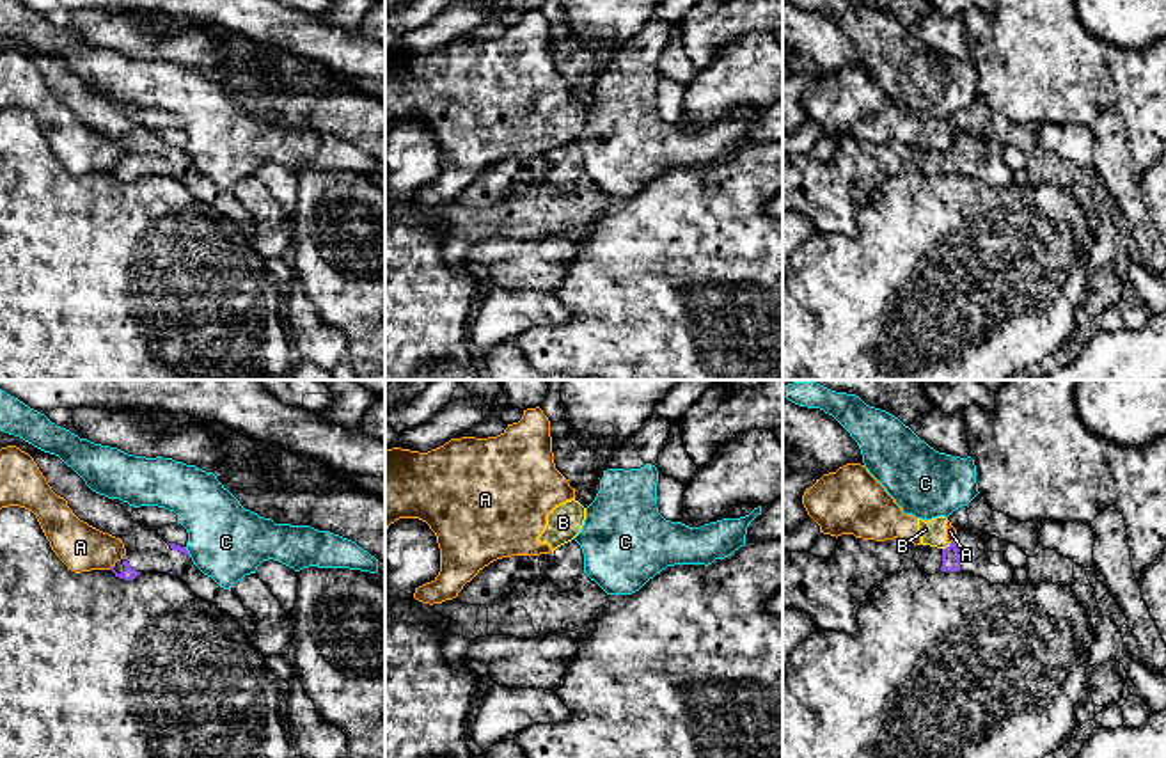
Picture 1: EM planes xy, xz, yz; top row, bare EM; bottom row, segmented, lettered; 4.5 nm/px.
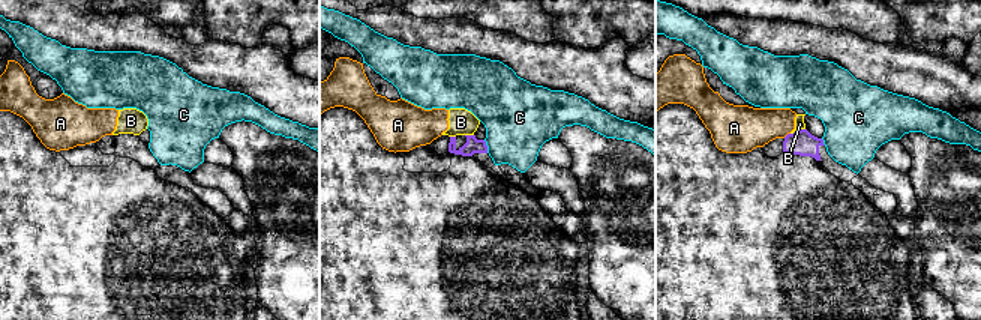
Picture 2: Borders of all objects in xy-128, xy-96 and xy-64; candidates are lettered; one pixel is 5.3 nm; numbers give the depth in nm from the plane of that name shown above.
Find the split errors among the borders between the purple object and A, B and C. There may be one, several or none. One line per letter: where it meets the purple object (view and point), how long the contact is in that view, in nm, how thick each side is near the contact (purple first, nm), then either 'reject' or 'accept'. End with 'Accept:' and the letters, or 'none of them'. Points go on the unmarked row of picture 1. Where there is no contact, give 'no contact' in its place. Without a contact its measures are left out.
A: yz (952, 144) | 40 nm | 80/50 nm | reject
B: yz (946, 150) | 50 nm | 80/120 nm | reject
C: xy (187, 155) | 50 nm | 30/360 nm | reject
Accept: none of them

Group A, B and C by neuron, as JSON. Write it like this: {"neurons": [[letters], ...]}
{"neurons": [["A", "B"], ["C"]]}

